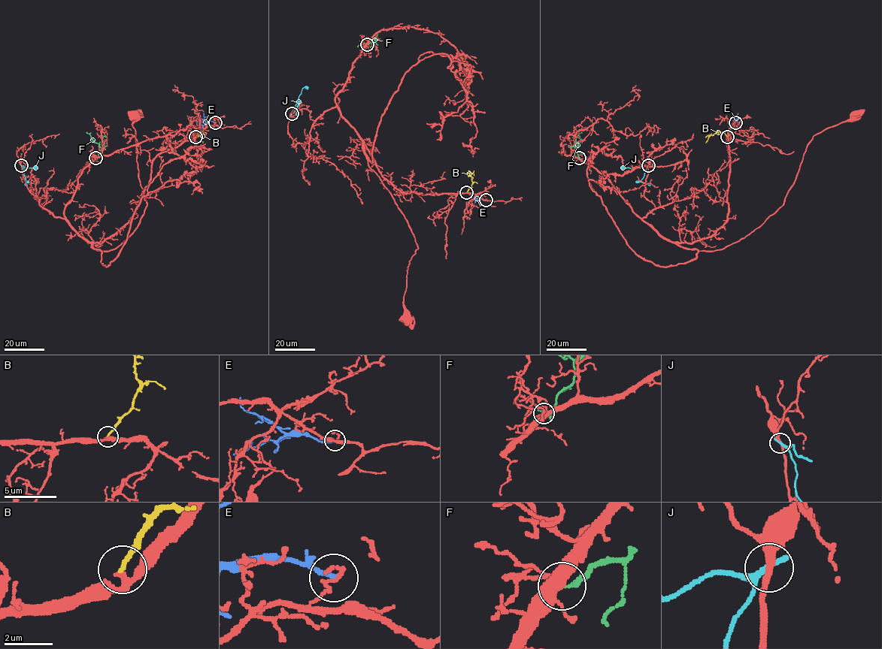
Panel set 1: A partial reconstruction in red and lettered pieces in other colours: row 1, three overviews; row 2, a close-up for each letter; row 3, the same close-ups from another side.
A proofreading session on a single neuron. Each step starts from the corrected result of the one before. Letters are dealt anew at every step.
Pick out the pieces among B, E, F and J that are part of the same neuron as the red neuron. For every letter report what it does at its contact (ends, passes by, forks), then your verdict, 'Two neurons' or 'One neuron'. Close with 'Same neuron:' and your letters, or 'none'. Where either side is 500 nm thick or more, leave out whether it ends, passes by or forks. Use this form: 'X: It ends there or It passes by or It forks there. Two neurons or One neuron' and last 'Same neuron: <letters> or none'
B: It ends there. One neuron
E: It ends there. Two neurons
F: It ends there. Two neurons
J: It ends there. Two neurons
Same neuron: B

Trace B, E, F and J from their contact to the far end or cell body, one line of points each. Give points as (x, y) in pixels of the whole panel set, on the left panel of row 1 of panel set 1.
B: (195, 137), (201, 131), (198, 134), (203, 143)
E: (215, 122), (206, 121), (197, 131)
F: (95, 158), (101, 148), (86, 133)
J: (21, 164), (25, 168), (37, 166)

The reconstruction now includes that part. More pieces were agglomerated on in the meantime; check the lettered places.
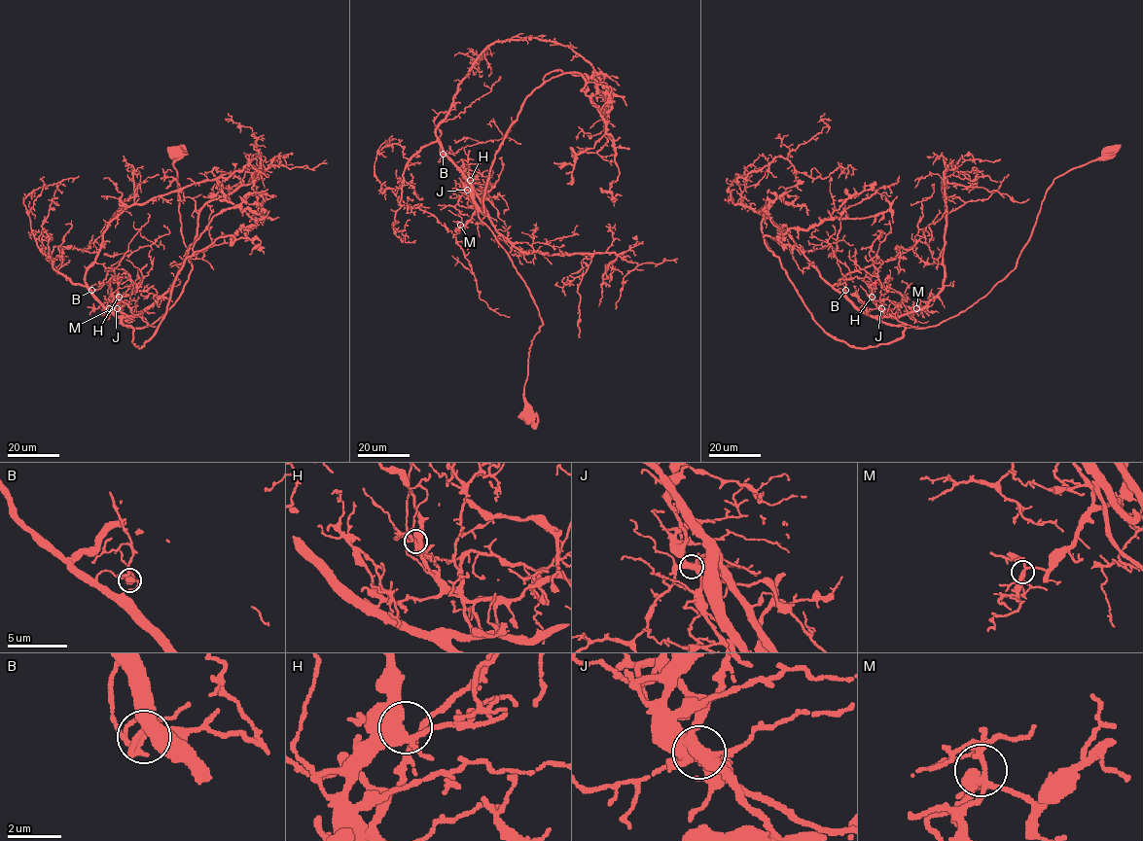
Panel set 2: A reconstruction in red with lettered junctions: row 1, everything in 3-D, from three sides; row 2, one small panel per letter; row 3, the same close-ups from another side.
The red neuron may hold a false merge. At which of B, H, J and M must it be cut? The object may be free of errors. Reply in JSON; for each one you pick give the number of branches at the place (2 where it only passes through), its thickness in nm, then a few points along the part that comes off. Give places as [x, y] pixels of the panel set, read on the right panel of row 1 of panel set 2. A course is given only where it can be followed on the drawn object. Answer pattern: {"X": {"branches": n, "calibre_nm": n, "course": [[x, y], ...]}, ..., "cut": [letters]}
{"cut": []}

